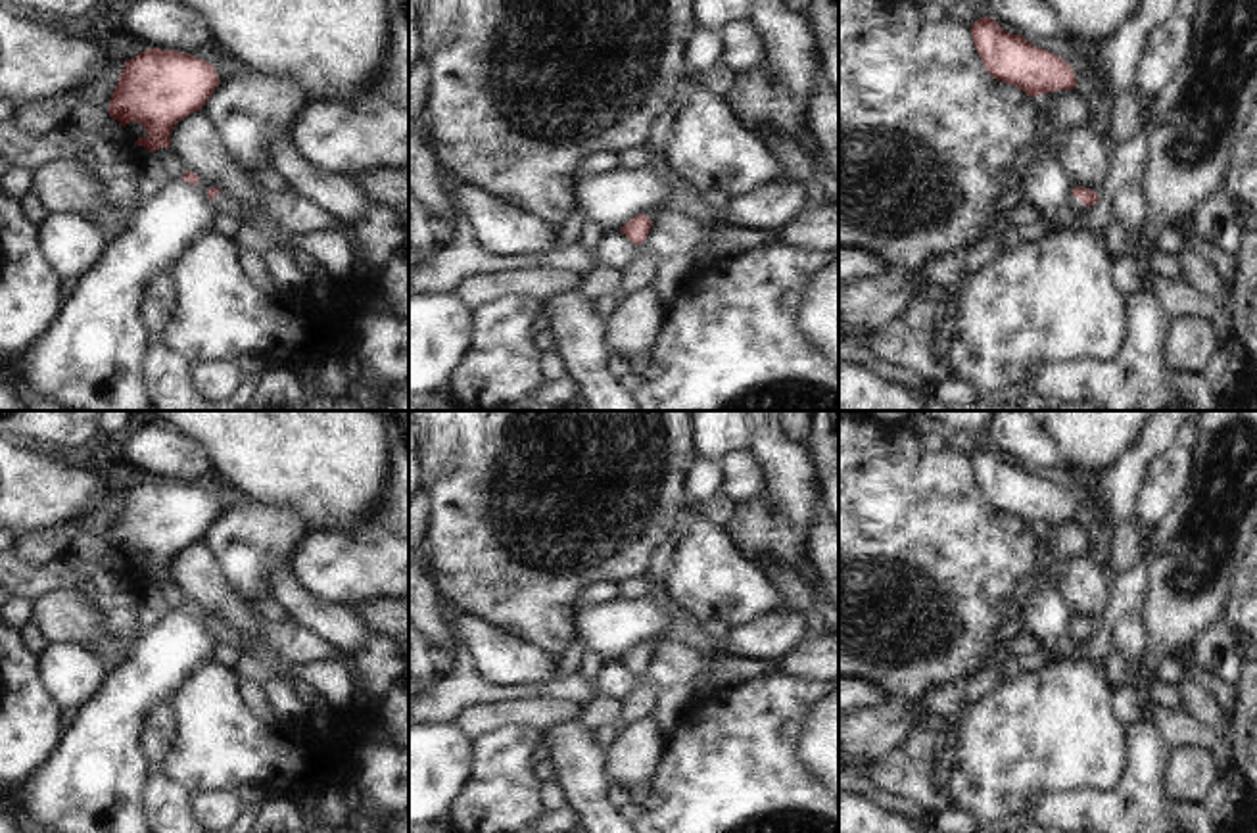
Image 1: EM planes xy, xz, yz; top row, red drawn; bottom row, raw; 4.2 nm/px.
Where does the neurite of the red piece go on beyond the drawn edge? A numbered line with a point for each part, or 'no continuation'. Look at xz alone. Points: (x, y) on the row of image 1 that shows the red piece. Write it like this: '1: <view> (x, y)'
1: xz (686, 198)

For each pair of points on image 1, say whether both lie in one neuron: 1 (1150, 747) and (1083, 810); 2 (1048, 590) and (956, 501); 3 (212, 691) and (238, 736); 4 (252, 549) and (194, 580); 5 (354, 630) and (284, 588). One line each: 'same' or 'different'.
1: same
2: different
3: same
4: different
5: same

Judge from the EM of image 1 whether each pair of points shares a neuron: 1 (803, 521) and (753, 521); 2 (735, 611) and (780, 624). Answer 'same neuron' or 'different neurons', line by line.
1: different neurons
2: different neurons

